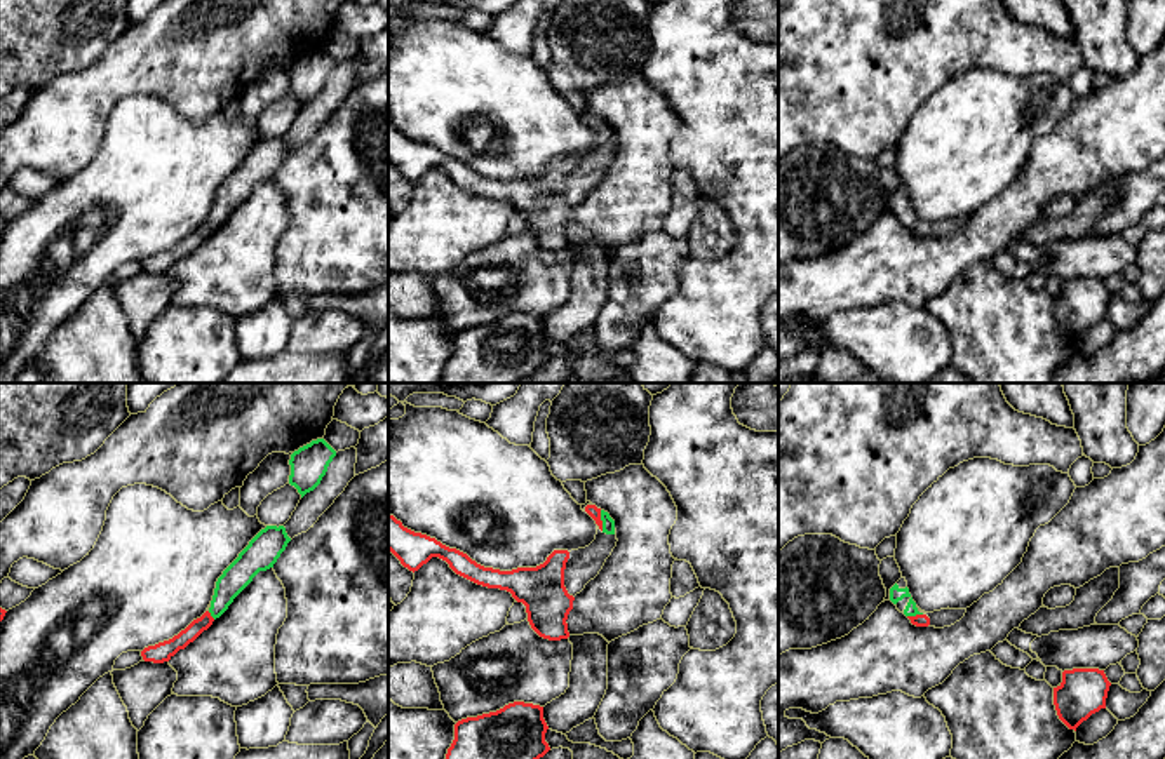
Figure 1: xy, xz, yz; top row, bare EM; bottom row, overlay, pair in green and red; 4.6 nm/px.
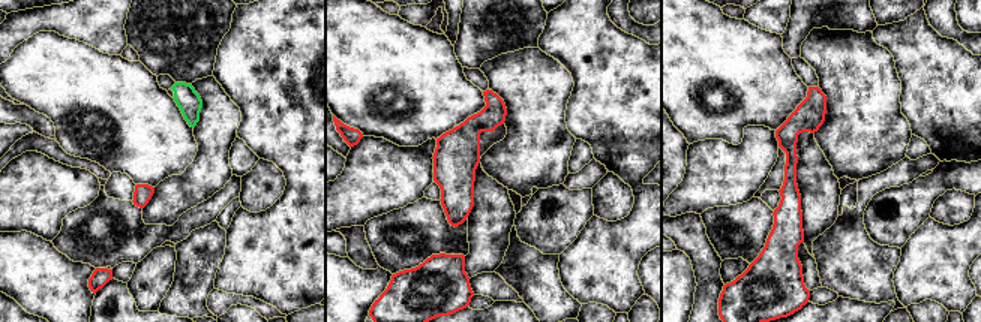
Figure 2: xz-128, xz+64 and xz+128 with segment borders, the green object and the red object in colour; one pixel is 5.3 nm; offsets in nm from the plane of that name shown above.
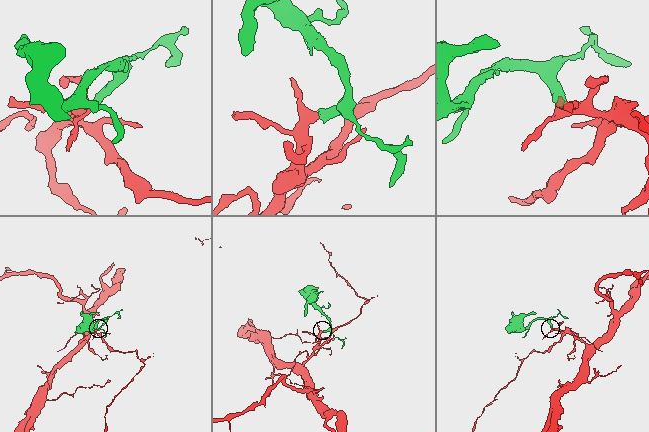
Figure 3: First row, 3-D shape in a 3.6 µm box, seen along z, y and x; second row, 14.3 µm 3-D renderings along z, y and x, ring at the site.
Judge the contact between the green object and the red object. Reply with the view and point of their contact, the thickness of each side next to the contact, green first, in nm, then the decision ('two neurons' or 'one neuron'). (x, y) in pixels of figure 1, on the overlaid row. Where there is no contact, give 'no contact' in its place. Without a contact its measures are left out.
xz (601, 519) | 60/60 nm | one neuron

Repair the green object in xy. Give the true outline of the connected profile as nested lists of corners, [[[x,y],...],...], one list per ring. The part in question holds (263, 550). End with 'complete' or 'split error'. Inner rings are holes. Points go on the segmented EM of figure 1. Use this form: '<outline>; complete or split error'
[[[284,526],[261,529],[218,578],[211,608],[172,639],[145,648],[141,651],[143,660],[153,663],[169,662],[179,649],[193,642],[228,609],[259,571],[273,568],[289,541]]]; split error

